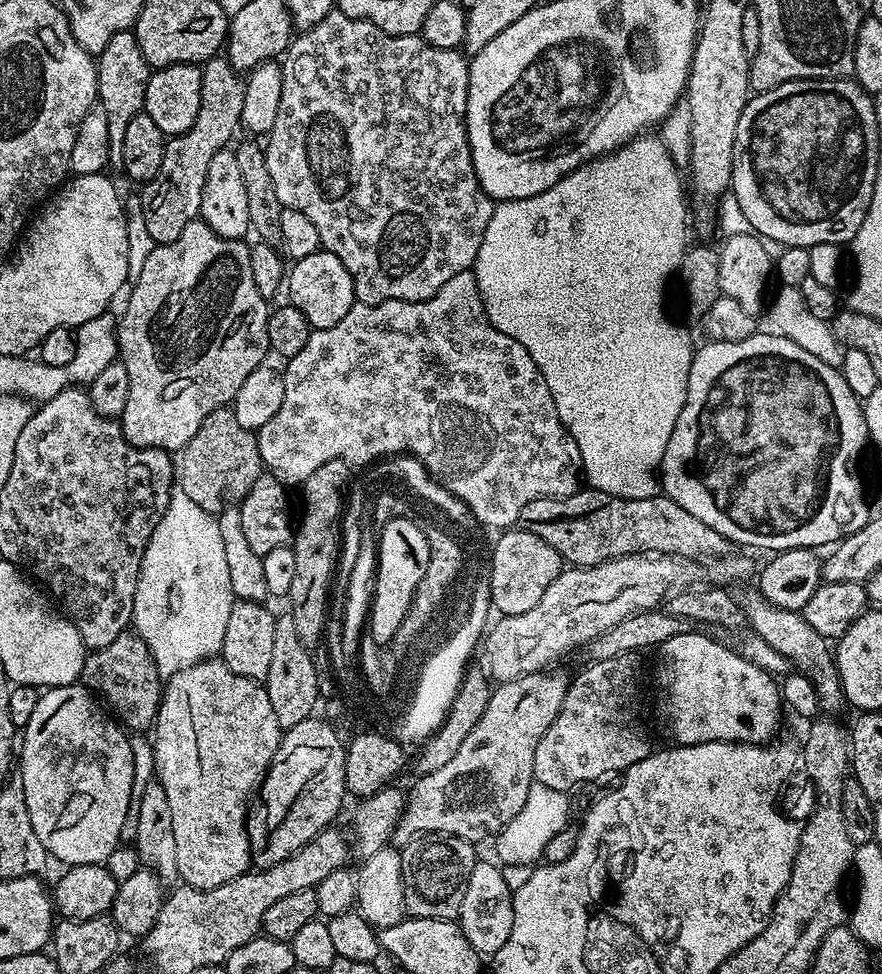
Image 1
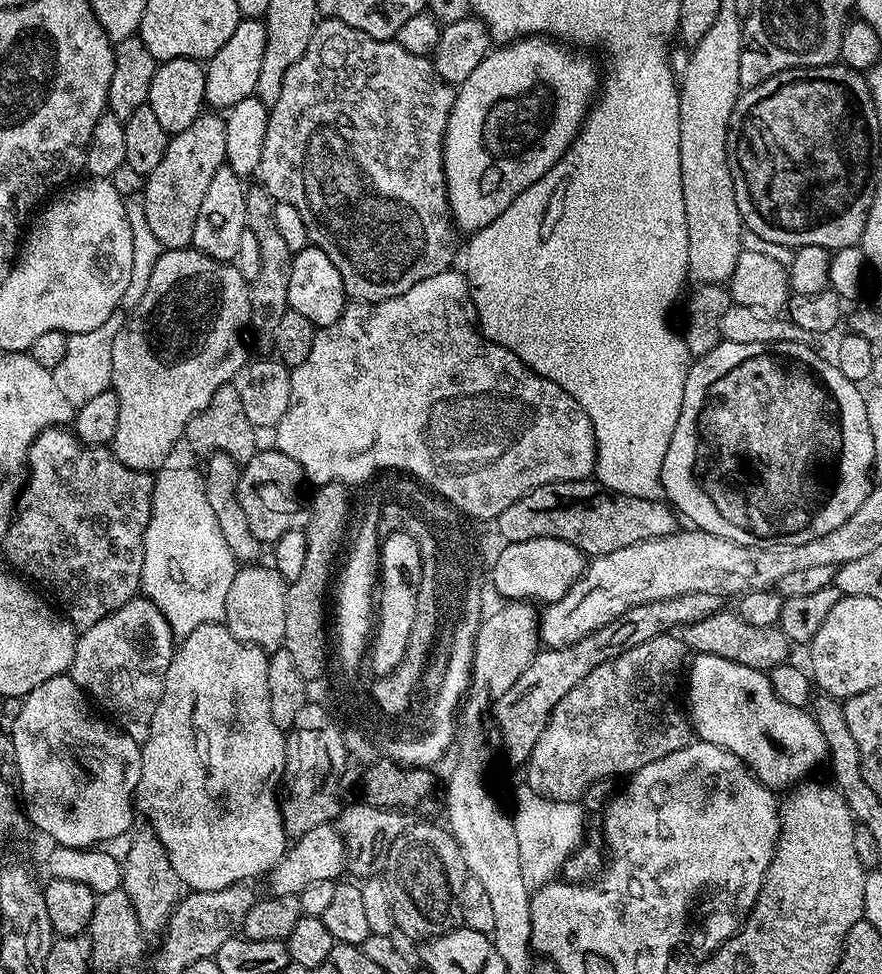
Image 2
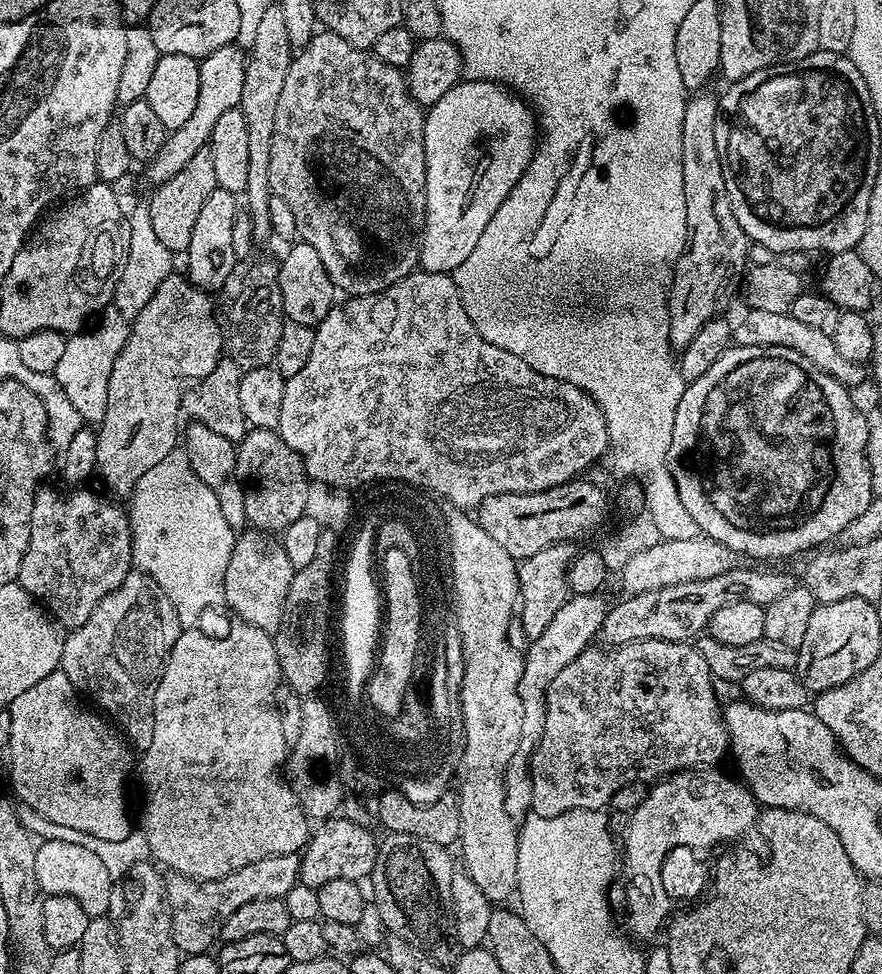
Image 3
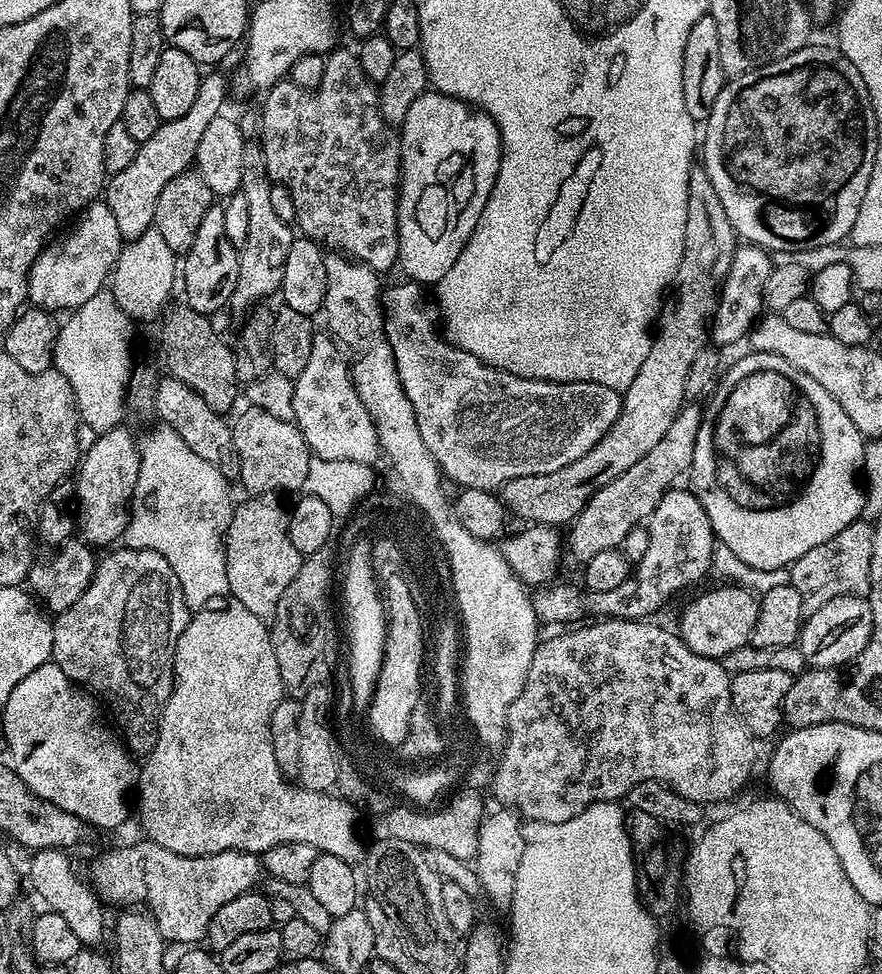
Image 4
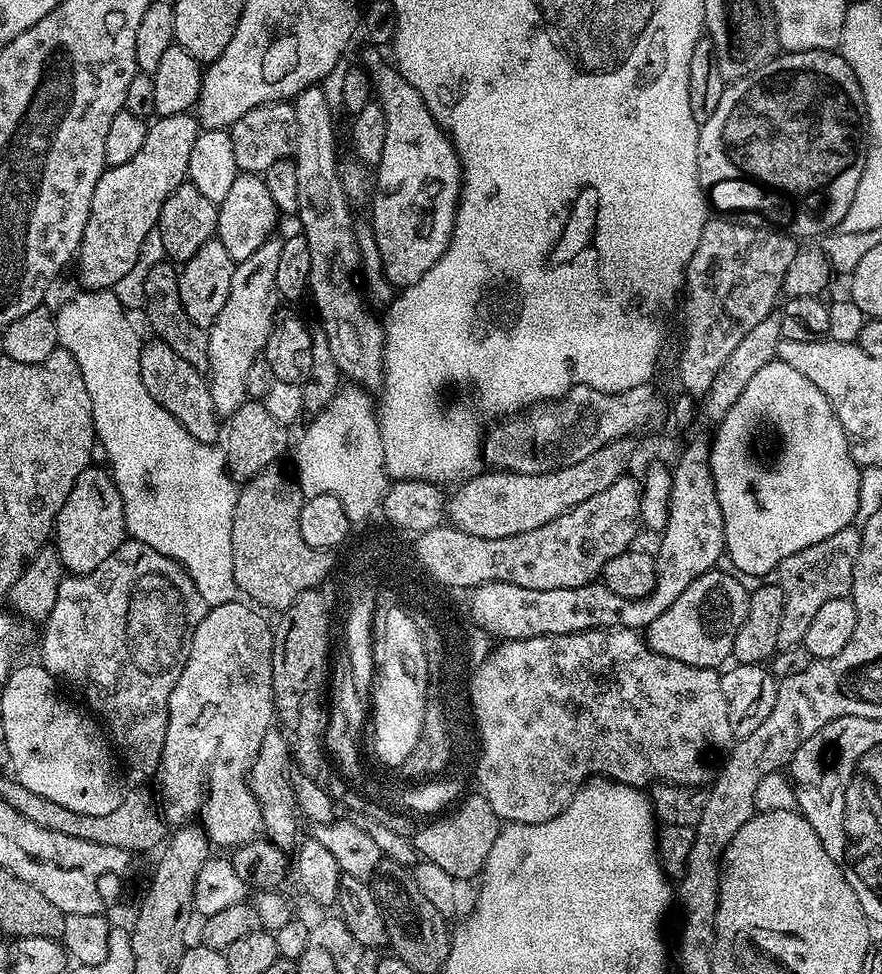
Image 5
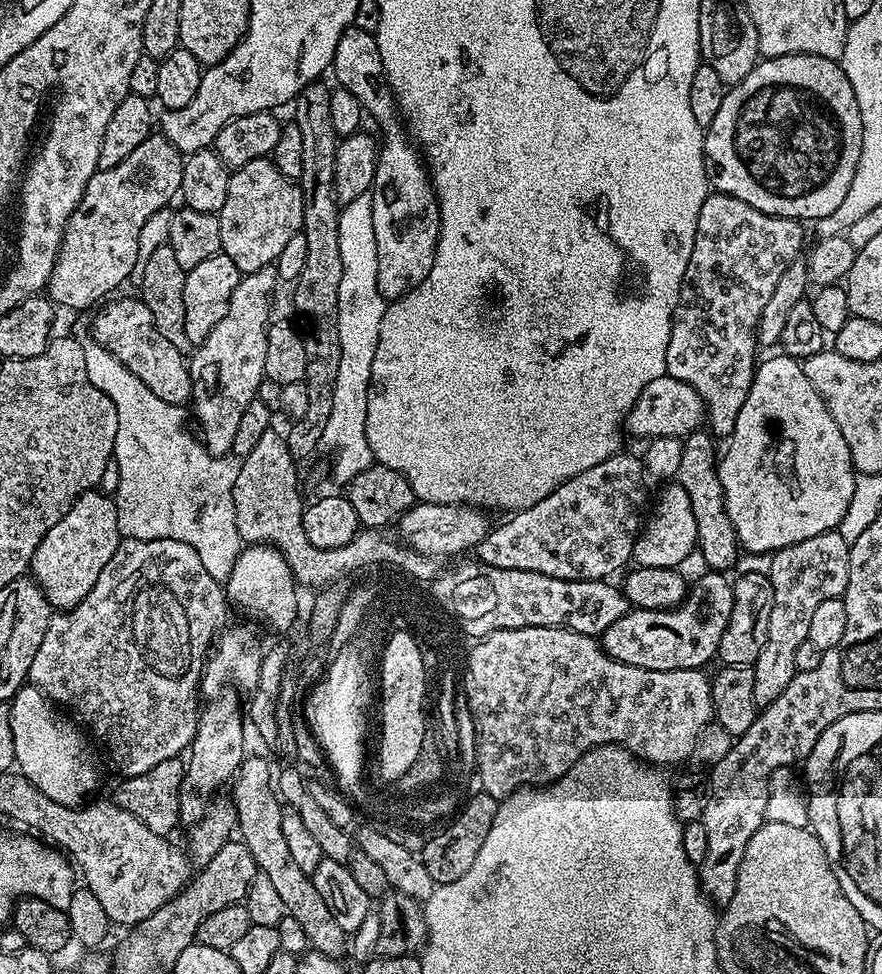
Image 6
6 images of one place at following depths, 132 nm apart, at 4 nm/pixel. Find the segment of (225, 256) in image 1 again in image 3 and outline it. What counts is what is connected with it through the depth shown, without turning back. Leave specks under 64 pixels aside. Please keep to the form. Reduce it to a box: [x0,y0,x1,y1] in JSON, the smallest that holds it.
[96,274,226,497]

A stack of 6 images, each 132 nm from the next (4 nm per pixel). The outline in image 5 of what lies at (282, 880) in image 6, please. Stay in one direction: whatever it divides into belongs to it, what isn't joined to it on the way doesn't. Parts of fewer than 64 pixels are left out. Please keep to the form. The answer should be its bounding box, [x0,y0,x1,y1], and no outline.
[247,726,297,850]

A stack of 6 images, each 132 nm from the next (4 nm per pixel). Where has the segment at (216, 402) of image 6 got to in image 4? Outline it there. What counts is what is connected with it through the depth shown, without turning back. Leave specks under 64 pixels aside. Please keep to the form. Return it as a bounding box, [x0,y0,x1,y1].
[230,142,294,313]

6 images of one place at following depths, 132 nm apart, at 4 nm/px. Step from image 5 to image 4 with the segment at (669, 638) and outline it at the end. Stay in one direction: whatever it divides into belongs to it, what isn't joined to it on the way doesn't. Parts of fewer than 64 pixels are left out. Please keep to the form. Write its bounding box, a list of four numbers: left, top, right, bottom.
[678,584,760,660]

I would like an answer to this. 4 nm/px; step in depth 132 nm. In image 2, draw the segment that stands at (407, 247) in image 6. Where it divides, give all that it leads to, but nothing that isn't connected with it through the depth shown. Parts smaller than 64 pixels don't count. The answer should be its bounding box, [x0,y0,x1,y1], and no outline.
[444,34,602,234]

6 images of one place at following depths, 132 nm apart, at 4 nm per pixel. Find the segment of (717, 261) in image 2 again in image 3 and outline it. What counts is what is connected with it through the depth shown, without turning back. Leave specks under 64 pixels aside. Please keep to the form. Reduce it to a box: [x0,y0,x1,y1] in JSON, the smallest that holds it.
[668,90,750,350]

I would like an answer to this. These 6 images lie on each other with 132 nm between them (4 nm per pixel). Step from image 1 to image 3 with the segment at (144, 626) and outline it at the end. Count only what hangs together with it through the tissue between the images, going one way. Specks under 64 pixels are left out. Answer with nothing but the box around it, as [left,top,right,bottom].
[127,454,237,625]

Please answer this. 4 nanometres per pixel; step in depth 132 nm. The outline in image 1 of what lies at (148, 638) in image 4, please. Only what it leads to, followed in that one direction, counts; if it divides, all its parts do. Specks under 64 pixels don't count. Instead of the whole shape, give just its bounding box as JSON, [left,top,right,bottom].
[80,631,162,733]

